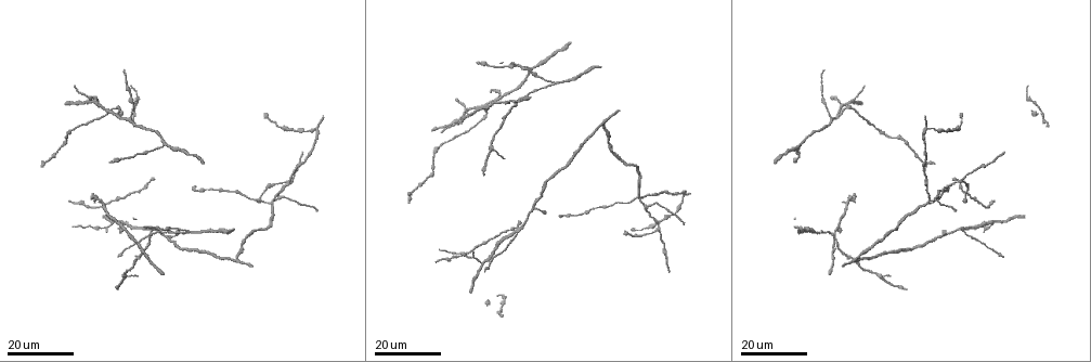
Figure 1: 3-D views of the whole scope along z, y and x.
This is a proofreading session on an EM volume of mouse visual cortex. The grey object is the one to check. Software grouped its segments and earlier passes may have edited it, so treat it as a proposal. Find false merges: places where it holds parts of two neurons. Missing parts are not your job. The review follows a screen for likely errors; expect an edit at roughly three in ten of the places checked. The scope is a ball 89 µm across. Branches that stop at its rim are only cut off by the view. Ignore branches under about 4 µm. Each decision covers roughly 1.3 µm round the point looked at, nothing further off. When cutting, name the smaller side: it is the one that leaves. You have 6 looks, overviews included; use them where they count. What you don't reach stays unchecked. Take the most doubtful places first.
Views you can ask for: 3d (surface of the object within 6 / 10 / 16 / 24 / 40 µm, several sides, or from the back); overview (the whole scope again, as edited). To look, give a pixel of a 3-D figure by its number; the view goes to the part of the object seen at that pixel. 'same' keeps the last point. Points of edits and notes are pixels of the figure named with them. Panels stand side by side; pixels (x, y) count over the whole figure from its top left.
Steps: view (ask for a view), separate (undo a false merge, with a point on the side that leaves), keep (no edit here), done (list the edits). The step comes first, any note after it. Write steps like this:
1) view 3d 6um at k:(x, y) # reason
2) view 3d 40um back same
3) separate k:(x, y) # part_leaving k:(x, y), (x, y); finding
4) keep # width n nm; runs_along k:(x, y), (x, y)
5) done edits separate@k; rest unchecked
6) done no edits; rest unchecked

view 3d 16um at 1:(854, 98)

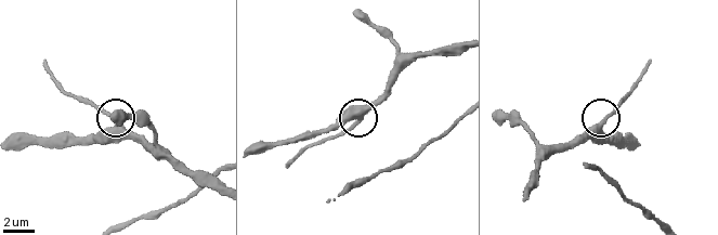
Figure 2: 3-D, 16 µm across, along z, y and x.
view 3d 10um at 2:(359, 118)

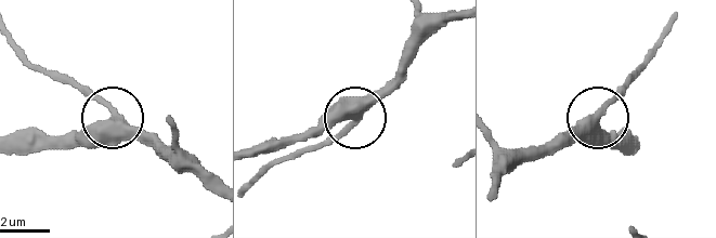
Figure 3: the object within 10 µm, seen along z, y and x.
keep # width 420 nm; runs_along 3:(451, 16), (363, 114), (315, 149); one neuron here

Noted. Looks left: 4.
view 3d 24um at 1:(553, 84) # side arm on a straight run

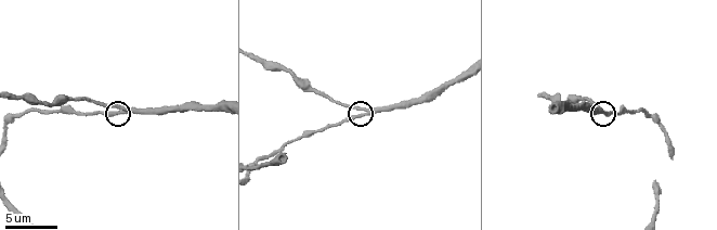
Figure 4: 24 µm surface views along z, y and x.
view 3d 6um at 4:(122, 108)

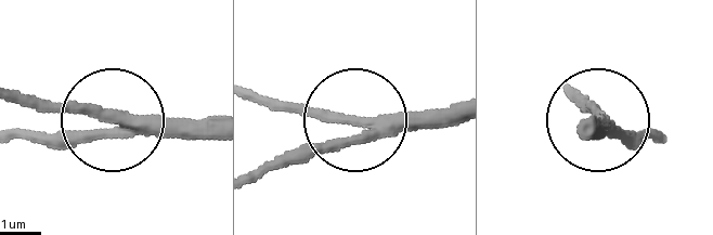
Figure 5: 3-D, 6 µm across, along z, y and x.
keep # side_arm 16 um; runs_along 5:(14, 139), (87, 139), (118, 118), (211, 118); continuous, no second neuron

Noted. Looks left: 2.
view 3d 16um at 1:(963, 229)

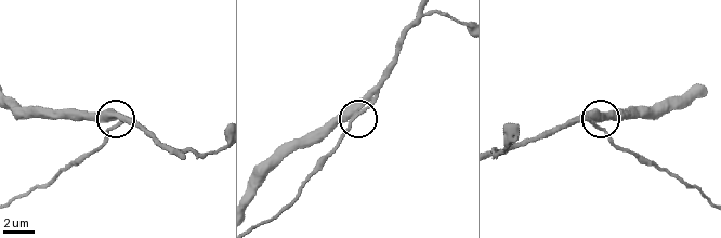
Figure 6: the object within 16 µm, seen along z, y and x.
view 3d 6um at 6:(602, 129)

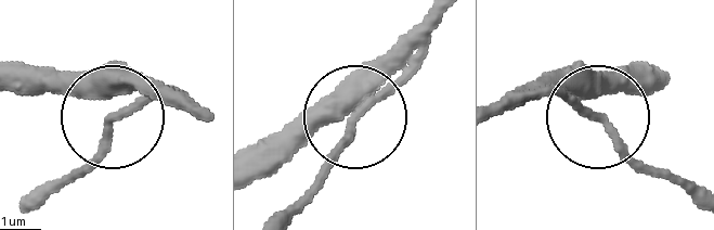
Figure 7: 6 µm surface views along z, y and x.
keep # one neuron here

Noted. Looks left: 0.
done no edits; rest unchecked

